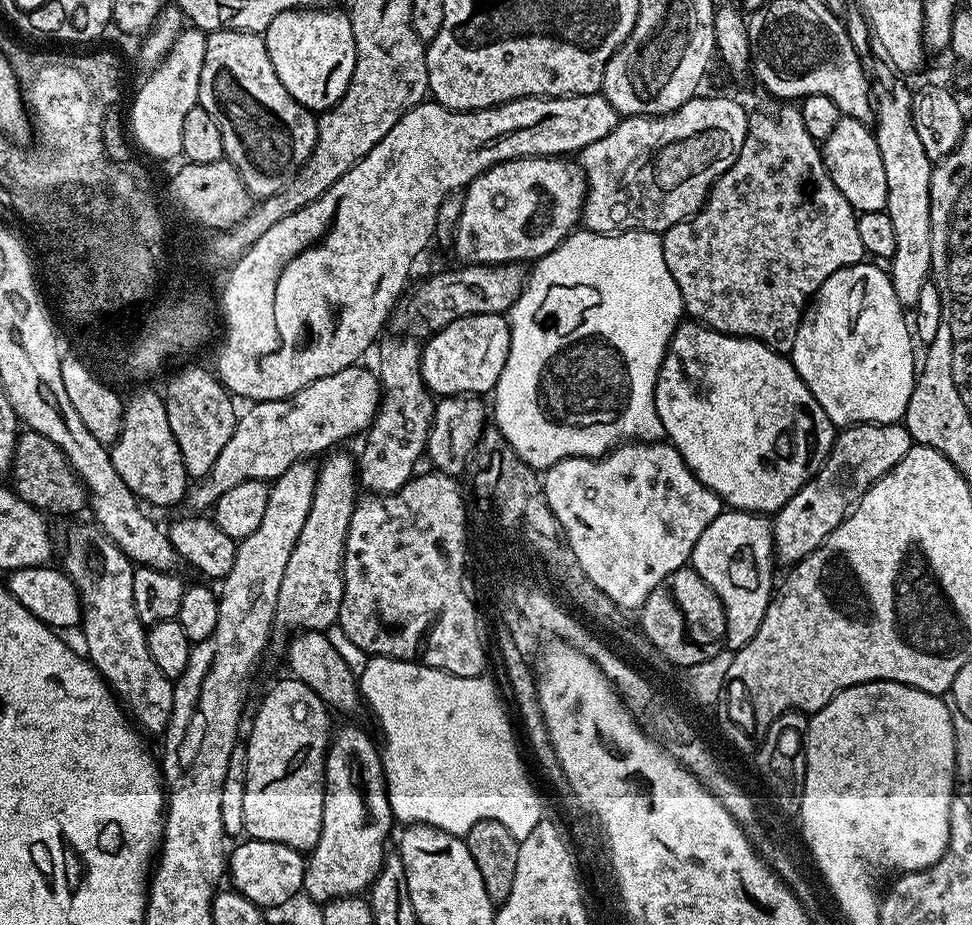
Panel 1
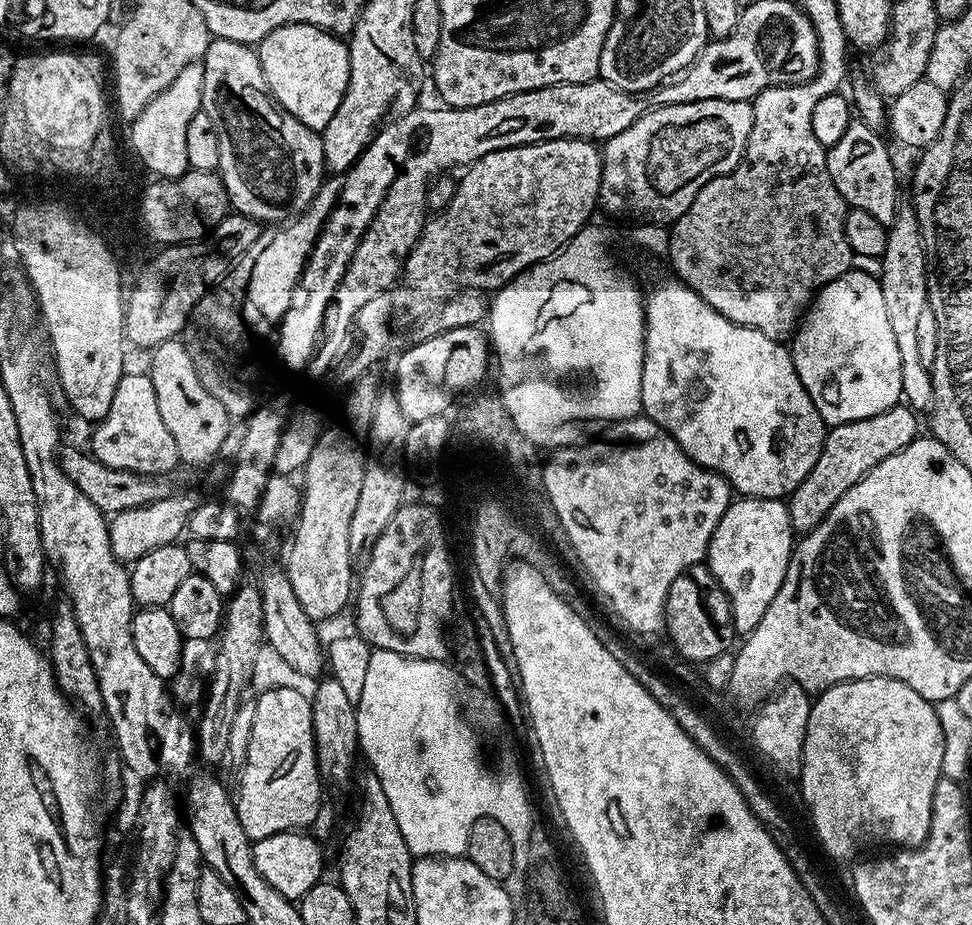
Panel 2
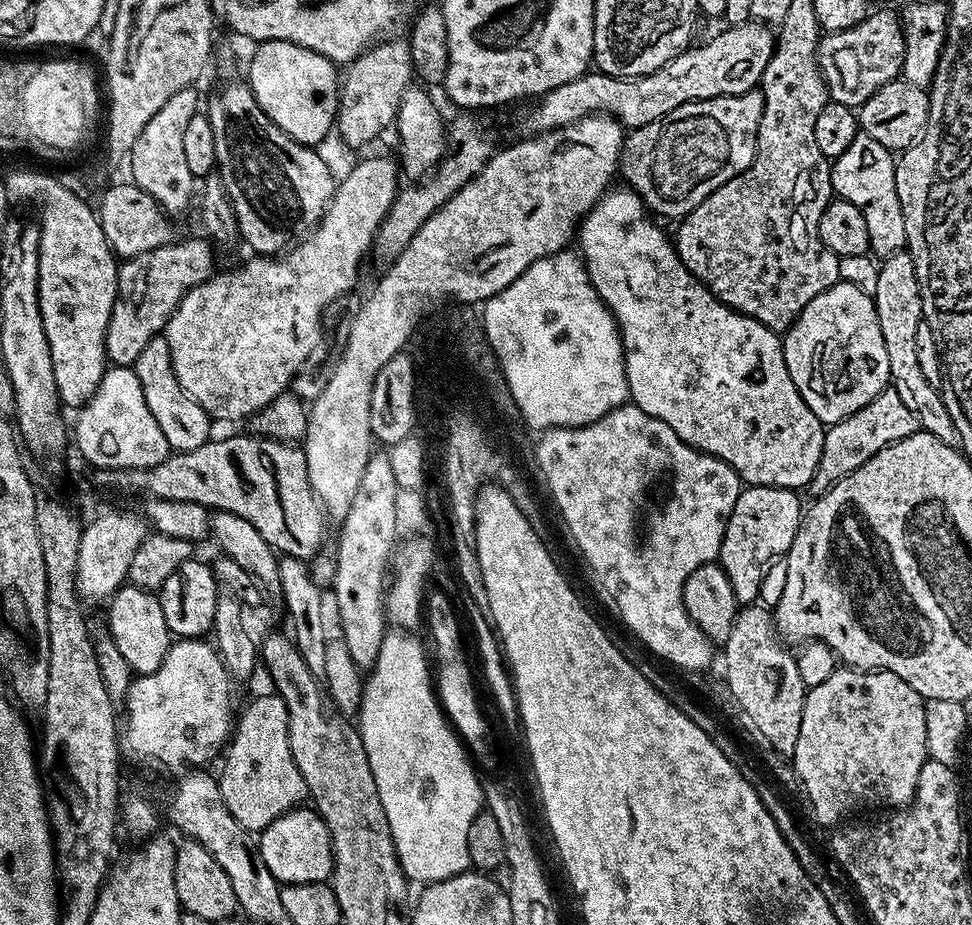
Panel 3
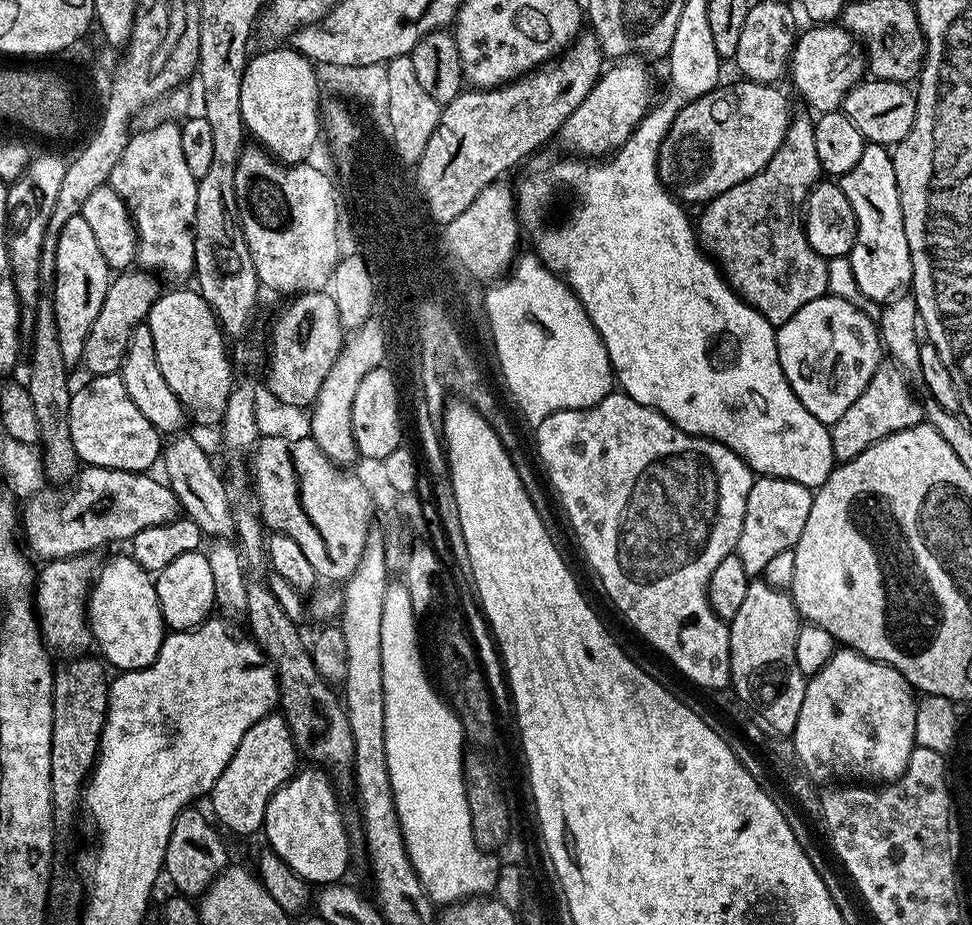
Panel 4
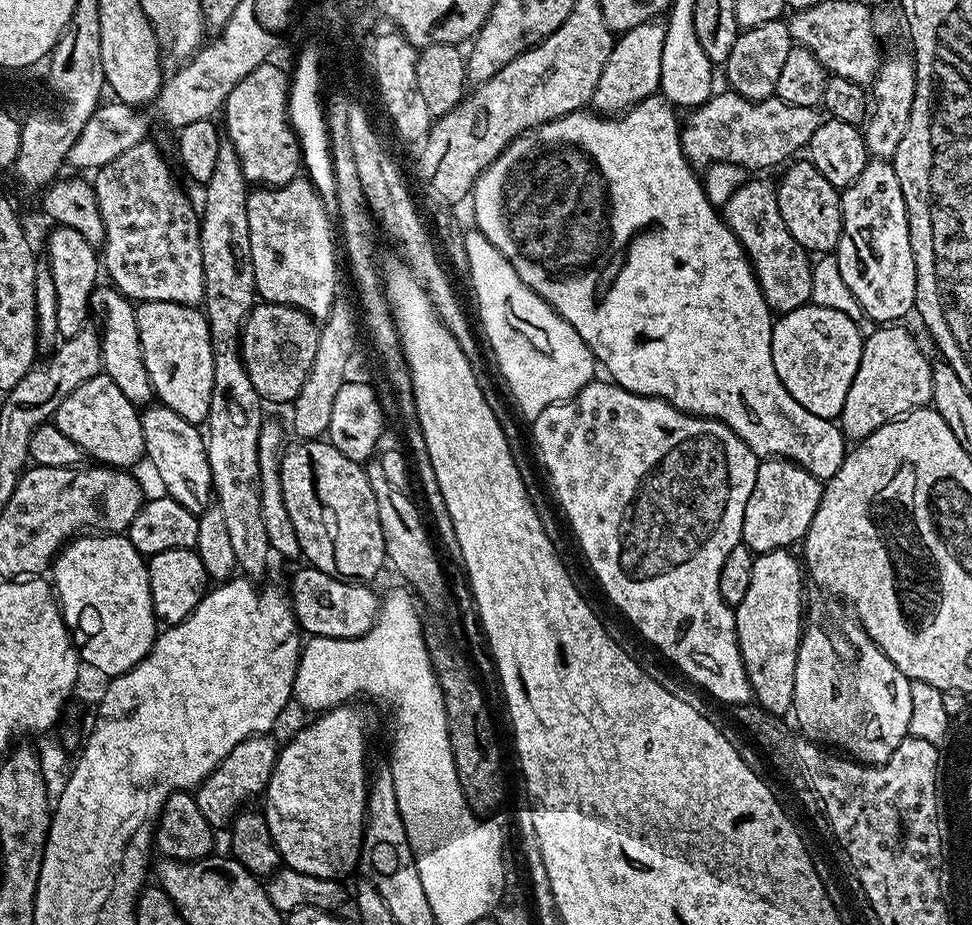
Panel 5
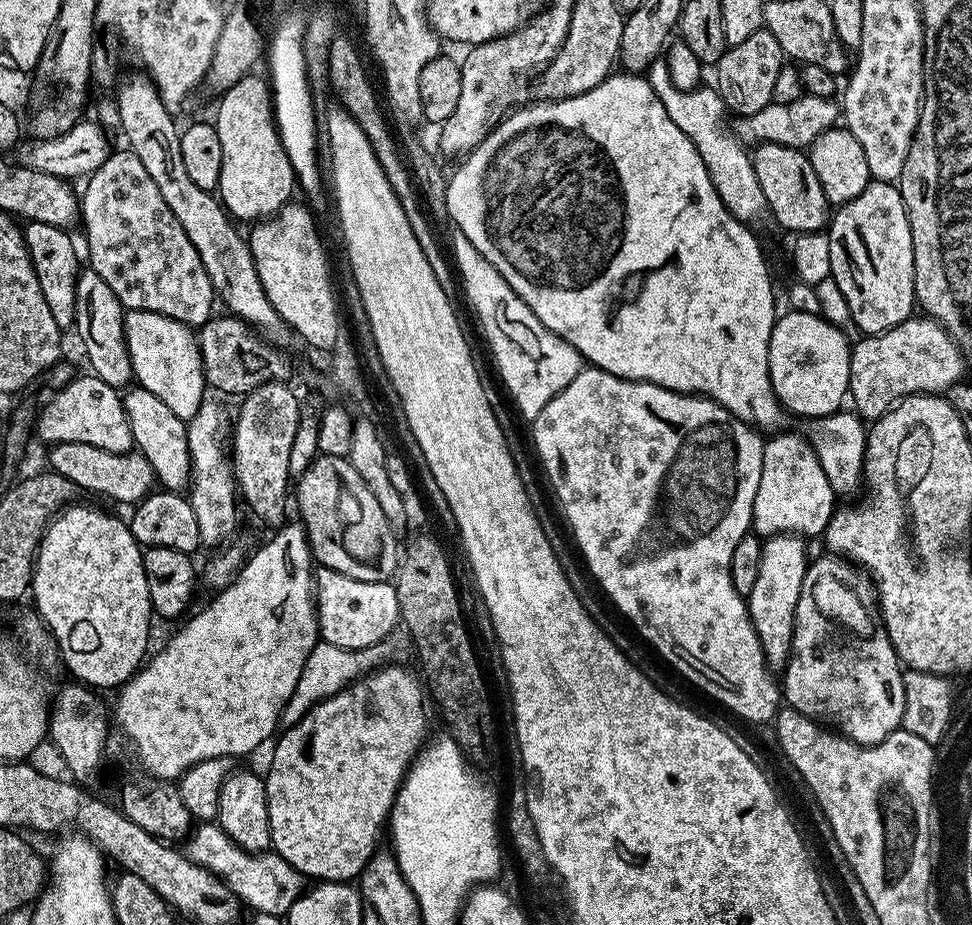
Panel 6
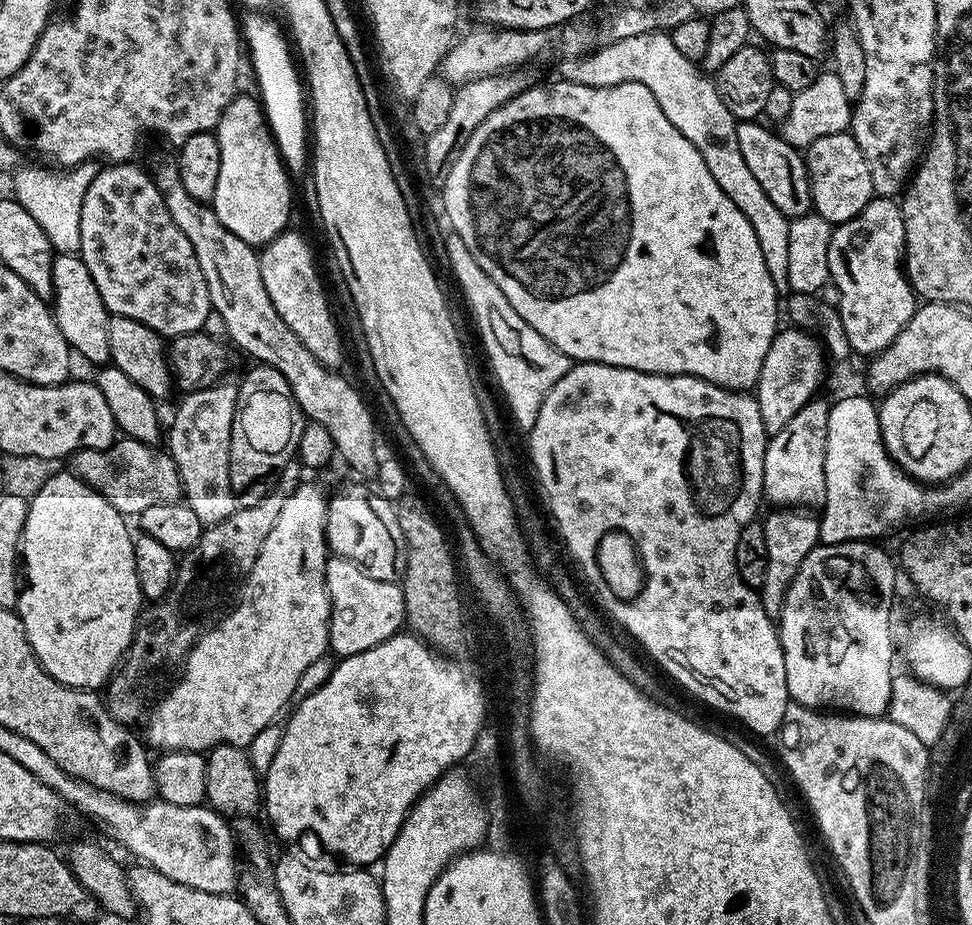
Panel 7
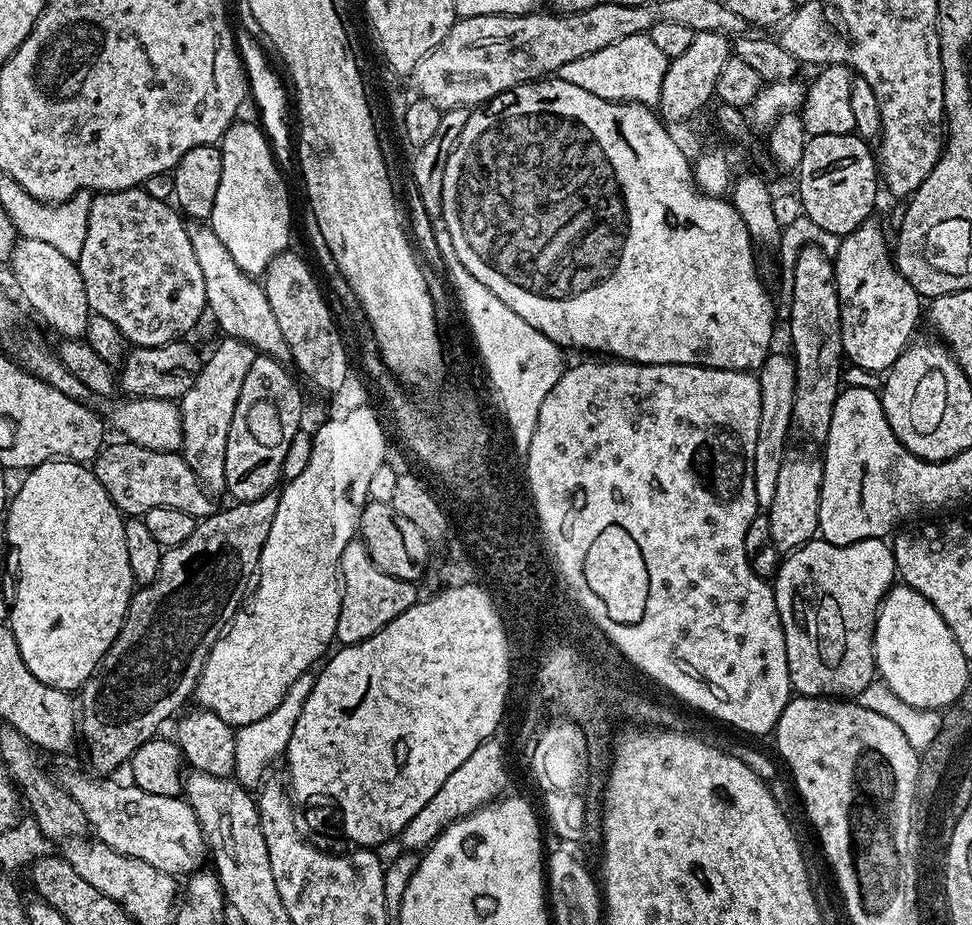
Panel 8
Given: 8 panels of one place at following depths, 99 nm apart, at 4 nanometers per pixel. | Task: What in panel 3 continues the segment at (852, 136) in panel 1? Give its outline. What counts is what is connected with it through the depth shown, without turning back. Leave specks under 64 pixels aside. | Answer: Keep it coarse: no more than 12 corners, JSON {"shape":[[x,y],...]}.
{"shape":[[857,134],[830,164],[880,258],[908,243],[896,160]]}

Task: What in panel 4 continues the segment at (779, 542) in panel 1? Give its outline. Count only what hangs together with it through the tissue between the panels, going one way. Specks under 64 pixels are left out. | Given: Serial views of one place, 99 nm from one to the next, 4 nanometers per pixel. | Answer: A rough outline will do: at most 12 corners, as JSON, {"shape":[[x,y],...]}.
{"shape":[[881,363],[838,422],[837,461],[925,423],[909,377]]}

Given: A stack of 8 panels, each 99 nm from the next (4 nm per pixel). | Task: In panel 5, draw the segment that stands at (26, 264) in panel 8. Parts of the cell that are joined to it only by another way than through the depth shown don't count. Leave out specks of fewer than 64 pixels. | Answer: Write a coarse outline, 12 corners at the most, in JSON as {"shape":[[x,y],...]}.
{"shape":[[97,286],[104,307],[103,375],[132,404],[154,393],[142,358],[133,301]]}

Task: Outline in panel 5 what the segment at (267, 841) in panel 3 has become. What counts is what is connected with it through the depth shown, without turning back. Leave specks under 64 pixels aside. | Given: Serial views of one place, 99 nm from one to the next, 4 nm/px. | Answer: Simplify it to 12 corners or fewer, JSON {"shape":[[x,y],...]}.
{"shape":[[368,716],[279,749],[262,811],[287,867],[340,880],[364,837]]}

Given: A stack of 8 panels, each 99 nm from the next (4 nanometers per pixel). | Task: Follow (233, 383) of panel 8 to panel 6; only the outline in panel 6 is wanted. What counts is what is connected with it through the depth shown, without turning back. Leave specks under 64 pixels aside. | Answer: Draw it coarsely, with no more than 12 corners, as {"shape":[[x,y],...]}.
{"shape":[[205,398],[186,423],[201,545],[235,537],[230,416]]}

